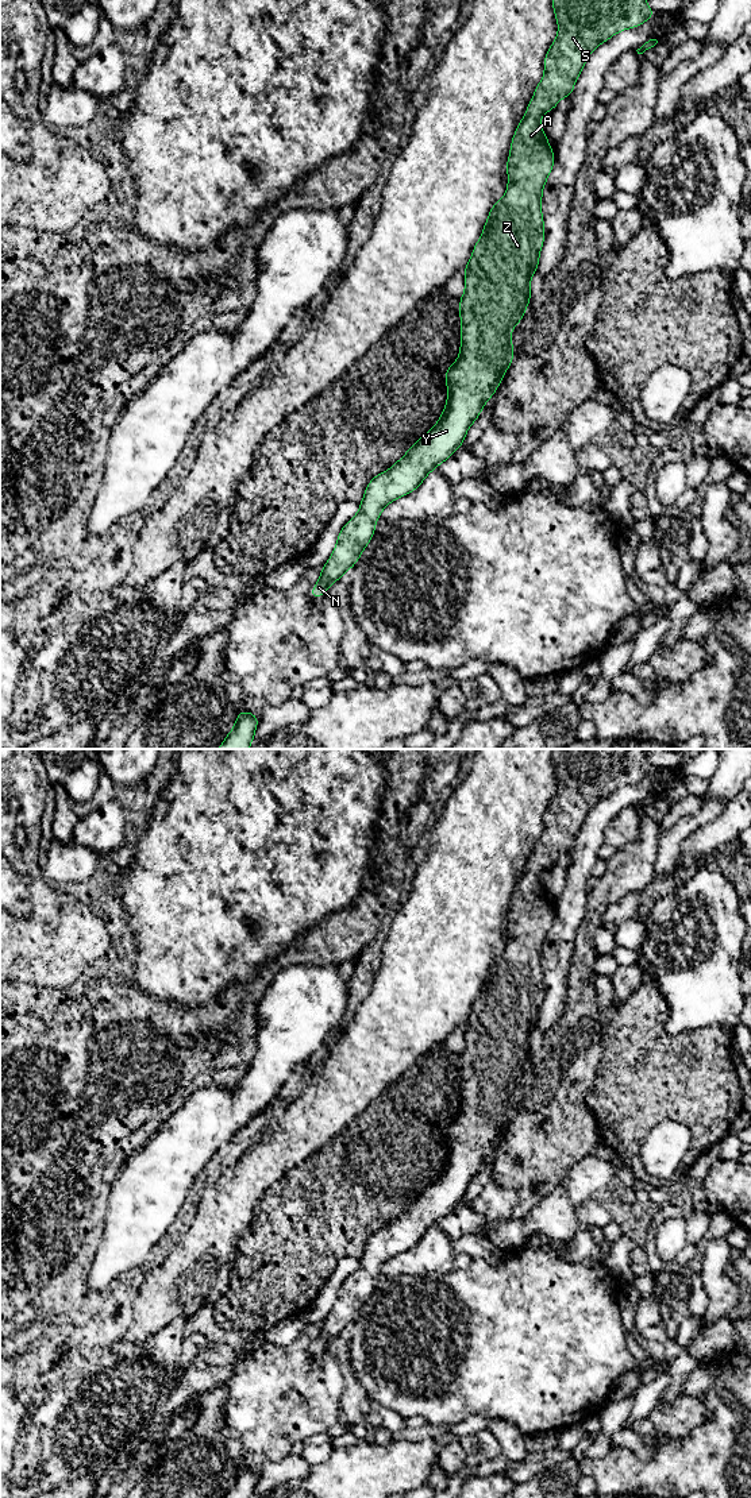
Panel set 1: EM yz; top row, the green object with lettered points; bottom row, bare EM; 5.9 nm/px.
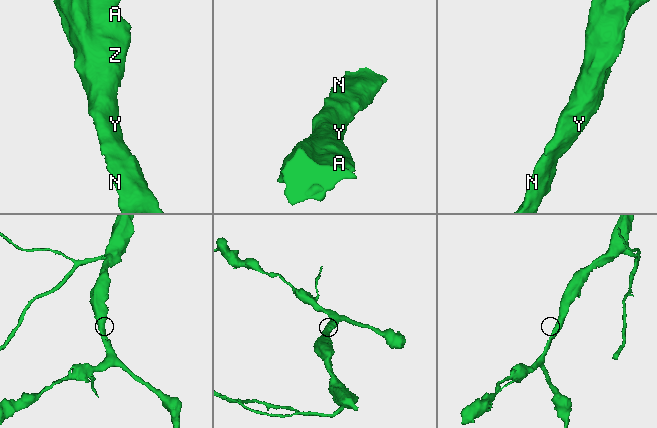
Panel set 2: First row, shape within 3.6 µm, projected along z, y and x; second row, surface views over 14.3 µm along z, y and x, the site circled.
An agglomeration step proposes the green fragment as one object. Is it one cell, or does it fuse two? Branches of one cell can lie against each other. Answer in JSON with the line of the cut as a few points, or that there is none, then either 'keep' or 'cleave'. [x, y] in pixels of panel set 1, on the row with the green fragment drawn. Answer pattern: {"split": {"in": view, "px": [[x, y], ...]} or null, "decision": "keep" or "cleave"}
{"split": null, "decision": "keep"}

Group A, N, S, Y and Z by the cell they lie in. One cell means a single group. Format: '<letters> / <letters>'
A N S Y Z

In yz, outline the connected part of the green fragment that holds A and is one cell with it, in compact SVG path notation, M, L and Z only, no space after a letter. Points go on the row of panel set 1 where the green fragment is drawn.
M552 0L558 34L544 57L544 76L517 124L507 161L508 188L504 197L489 212L484 232L473 248L465 271L465 293L459 298L462 323L461 350L454 364L444 372L447 404L435 426L407 451L388 471L376 475L367 484L359 511L346 522L319 582L311 588L315 601L328 592L330 586L351 570L376 532L381 511L394 499L415 491L425 476L450 459L463 445L466 432L477 421L484 405L501 385L513 362L511 329L517 327L531 300L531 277L538 270L544 244L542 194L554 167L555 155L544 135L540 117L556 108L562 97L570 97L574 84L586 65L589 54L602 42L623 30L639 27L658 12L646 0Z

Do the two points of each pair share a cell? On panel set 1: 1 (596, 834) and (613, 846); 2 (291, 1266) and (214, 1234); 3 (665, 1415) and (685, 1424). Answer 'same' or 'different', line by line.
1: different
2: different
3: same

